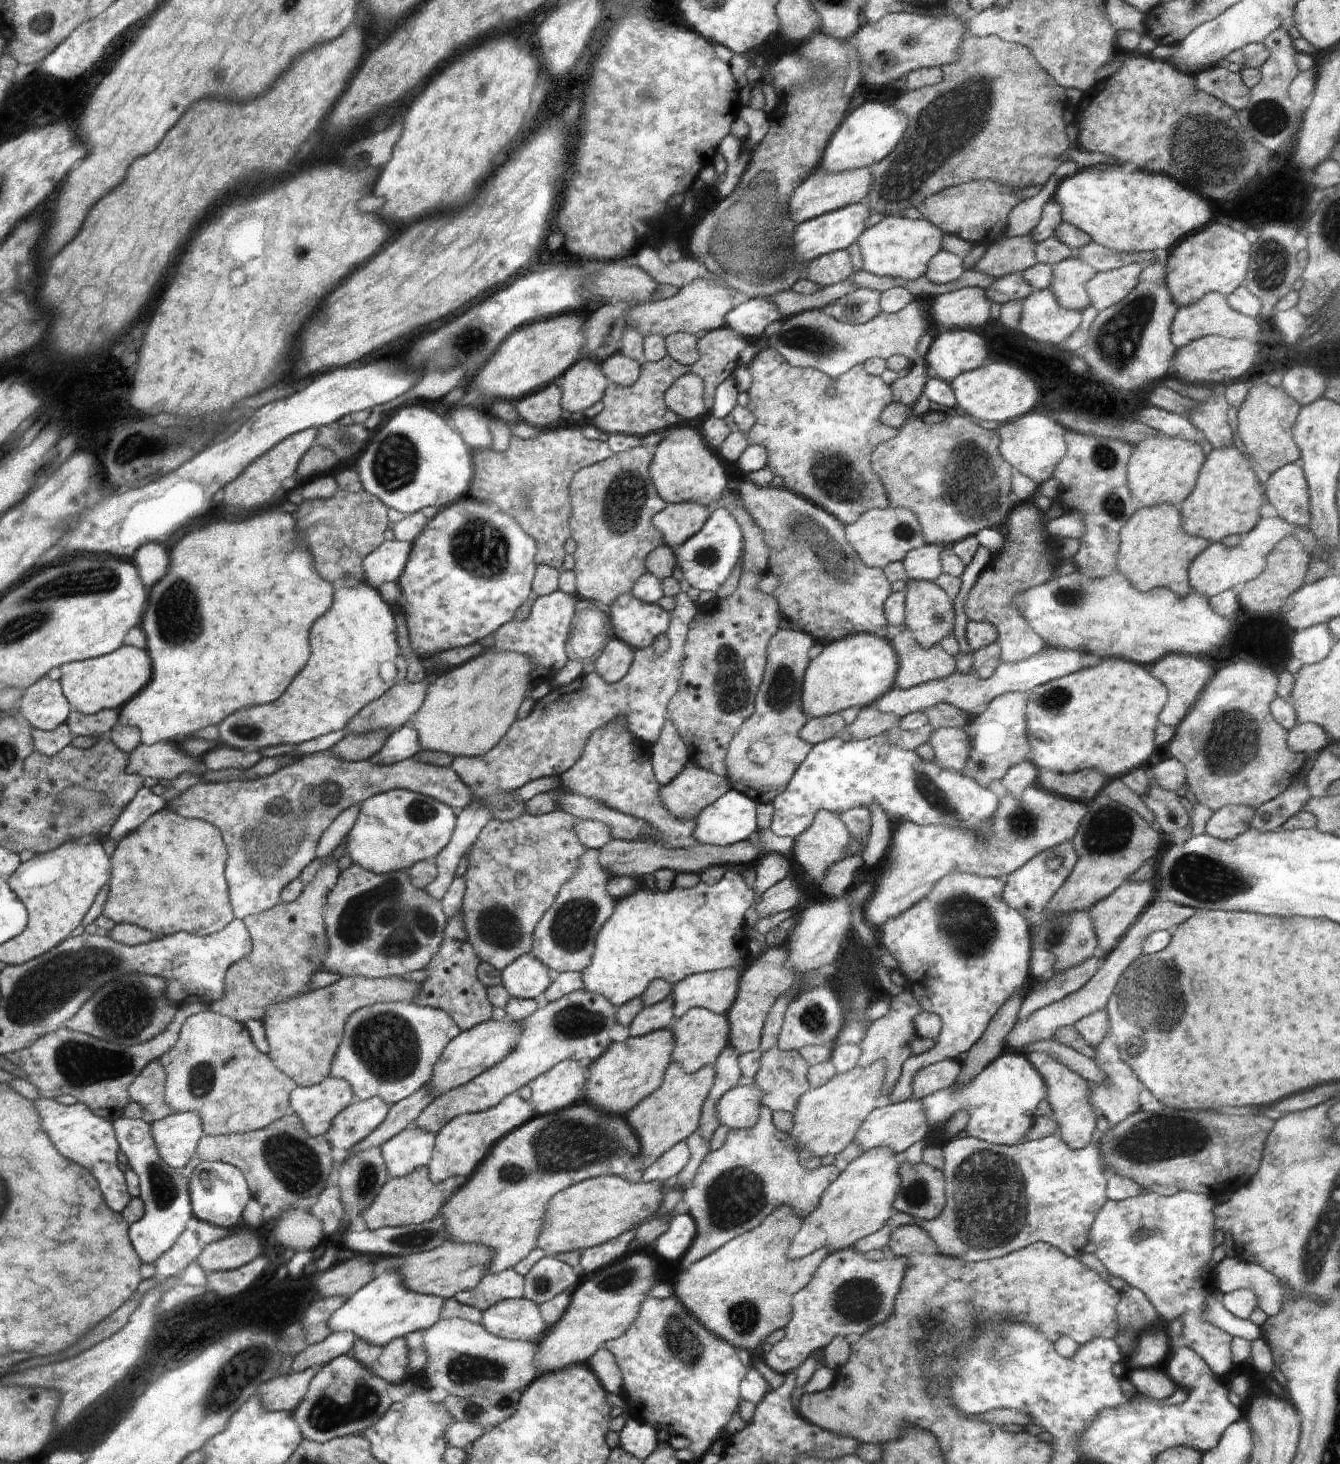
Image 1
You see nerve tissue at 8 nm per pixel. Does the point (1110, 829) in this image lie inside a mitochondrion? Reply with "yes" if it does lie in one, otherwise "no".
yes

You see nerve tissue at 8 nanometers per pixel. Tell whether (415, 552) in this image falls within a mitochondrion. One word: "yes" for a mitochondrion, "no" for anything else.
no

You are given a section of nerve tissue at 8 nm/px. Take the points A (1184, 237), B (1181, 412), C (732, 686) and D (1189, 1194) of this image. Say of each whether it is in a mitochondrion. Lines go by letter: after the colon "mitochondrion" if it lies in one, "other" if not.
A: other
B: other
C: mitochondrion
D: other

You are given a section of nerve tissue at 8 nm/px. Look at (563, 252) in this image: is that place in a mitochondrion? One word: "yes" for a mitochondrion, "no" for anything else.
no

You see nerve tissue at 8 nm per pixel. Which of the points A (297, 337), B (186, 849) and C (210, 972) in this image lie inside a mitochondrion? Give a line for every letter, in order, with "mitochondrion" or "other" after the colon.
A: other
B: other
C: other

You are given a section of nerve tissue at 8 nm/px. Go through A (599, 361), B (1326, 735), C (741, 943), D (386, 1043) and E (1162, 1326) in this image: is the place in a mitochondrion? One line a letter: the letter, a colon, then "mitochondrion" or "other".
A: other
B: other
C: other
D: mitochondrion
E: other

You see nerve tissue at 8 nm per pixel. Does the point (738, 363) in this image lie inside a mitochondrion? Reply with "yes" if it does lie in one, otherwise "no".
no

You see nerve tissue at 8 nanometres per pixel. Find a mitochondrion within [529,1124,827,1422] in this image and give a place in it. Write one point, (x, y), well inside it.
(736, 1196)

